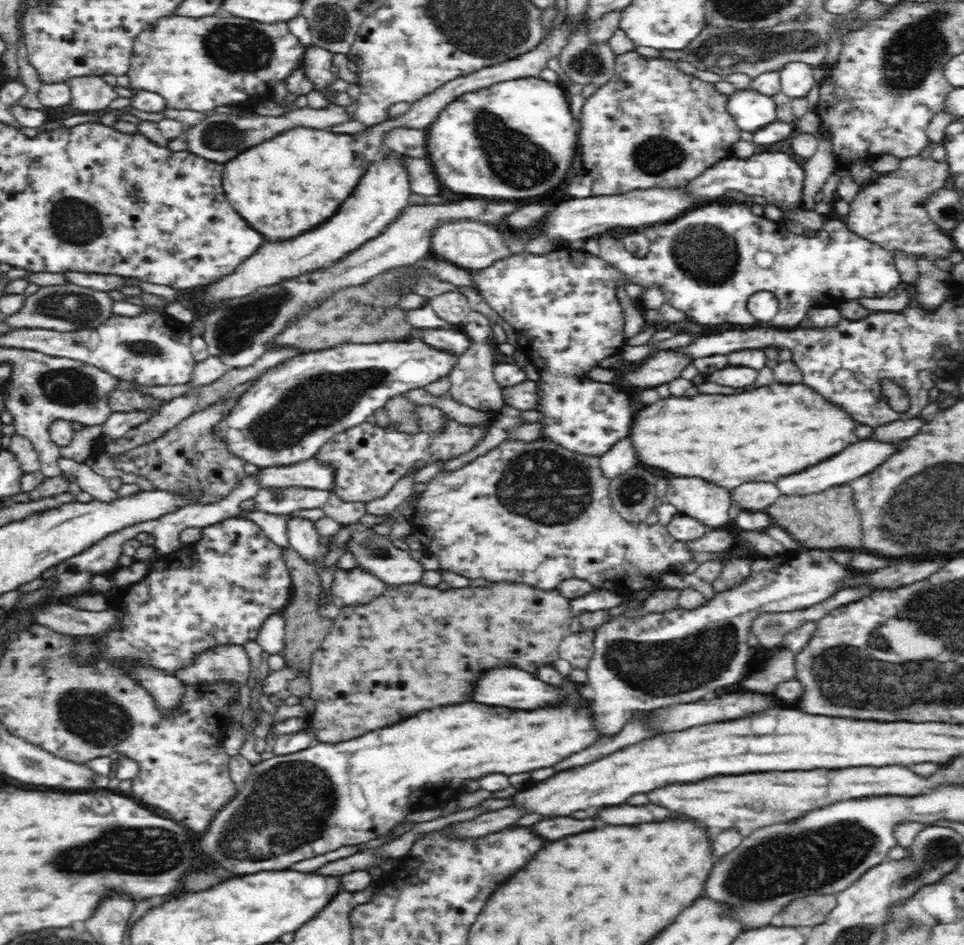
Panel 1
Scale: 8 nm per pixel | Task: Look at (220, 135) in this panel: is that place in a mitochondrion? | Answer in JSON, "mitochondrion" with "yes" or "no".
{"mitochondrion":"yes"}

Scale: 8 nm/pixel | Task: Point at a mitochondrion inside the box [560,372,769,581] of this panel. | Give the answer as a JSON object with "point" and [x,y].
{"point":[633,492]}

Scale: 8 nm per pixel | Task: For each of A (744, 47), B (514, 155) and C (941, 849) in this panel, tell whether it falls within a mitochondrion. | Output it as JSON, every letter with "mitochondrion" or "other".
{"A":"mitochondrion","B":"mitochondrion","C":"mitochondrion"}

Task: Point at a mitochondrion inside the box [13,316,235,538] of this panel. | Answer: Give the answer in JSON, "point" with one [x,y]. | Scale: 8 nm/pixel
{"point":[62,386]}

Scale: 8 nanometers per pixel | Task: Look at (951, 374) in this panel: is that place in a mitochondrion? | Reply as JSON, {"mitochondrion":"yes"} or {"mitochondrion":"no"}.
{"mitochondrion":"no"}

